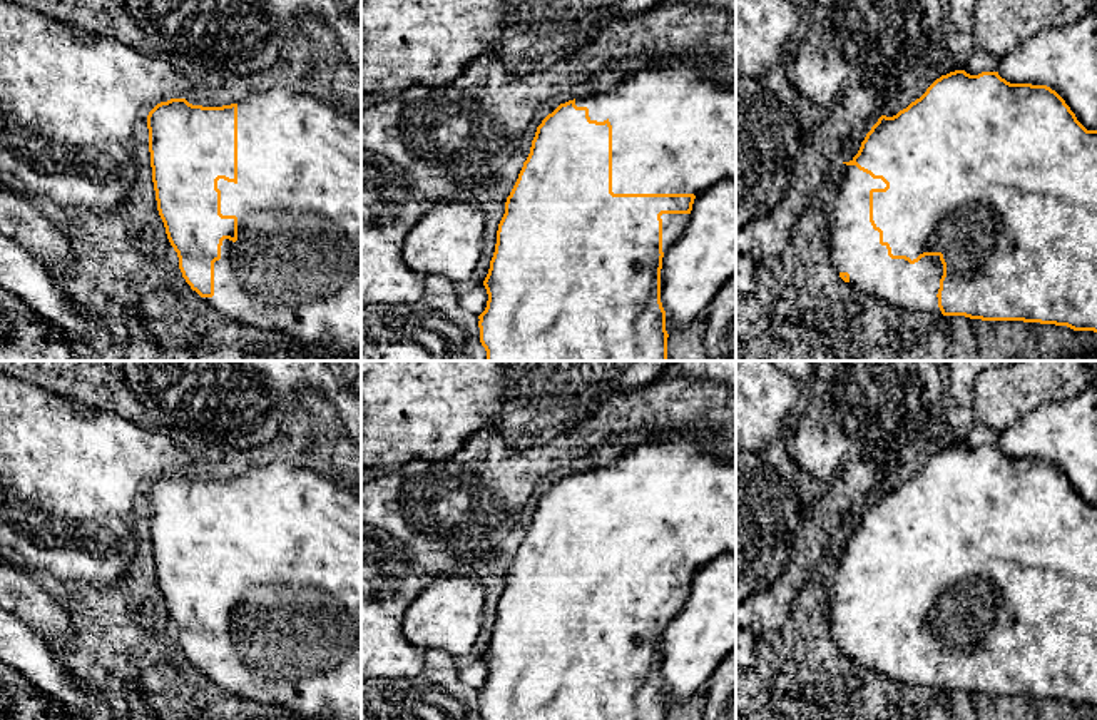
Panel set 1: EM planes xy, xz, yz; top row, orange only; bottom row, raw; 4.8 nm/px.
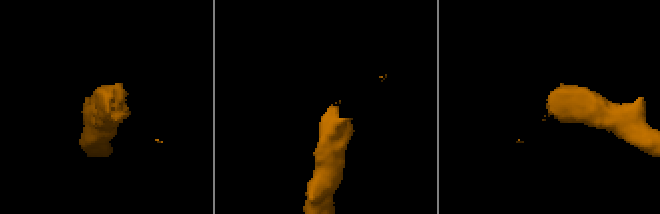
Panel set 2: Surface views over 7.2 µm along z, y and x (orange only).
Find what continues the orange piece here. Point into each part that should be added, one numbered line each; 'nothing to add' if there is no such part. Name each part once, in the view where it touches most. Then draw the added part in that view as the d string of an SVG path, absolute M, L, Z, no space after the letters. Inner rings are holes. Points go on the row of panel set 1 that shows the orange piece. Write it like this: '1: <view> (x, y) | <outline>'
1: xy (298, 197) | M276 87L237 104L237 182L217 180L221 214L237 217L237 241L222 241L214 296L202 297L231 319L273 326L306 342L361 347L361 122L301 92Z

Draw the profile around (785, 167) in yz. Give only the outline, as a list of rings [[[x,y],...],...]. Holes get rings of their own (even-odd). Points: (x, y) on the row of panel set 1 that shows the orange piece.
[[[736,77],[736,231],[769,214],[783,199],[804,135],[801,117],[783,105],[764,82]]]

